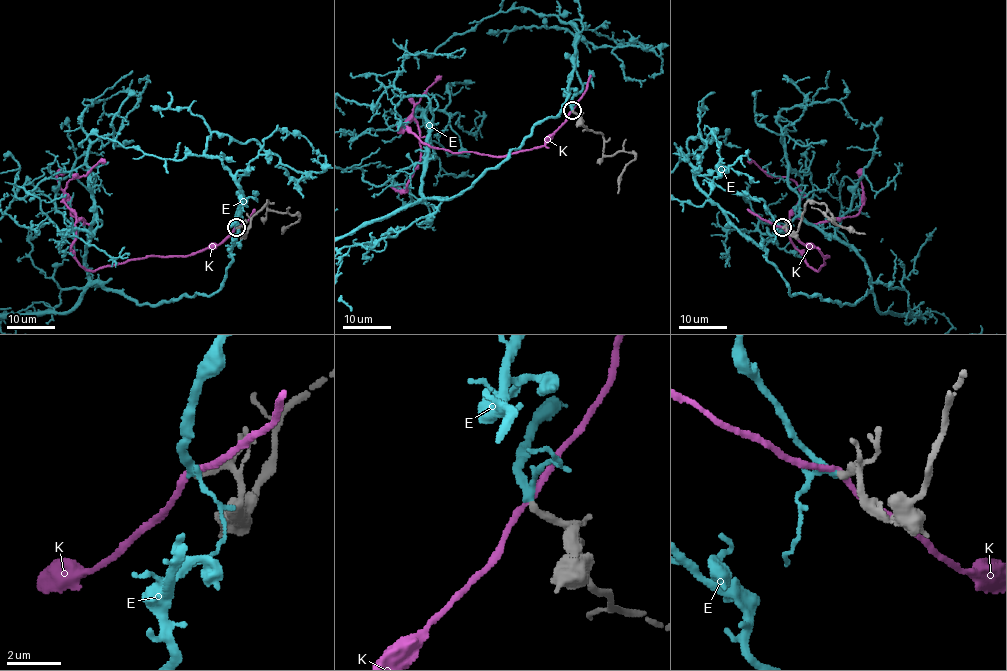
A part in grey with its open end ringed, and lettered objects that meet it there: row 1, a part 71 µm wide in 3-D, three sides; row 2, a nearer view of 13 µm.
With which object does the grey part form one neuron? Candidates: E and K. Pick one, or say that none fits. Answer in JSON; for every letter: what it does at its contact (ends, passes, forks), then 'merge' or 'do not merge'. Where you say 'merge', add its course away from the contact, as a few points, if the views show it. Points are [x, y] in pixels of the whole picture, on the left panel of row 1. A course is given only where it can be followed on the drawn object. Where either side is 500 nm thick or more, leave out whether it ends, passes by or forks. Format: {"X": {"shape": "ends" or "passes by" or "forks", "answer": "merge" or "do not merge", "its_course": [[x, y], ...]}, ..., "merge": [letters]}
{"E": {"shape": "forks", "answer": "merge"}, "K": {"shape": "passes by", "answer": "do not merge"}, "merge": ["E"]}

